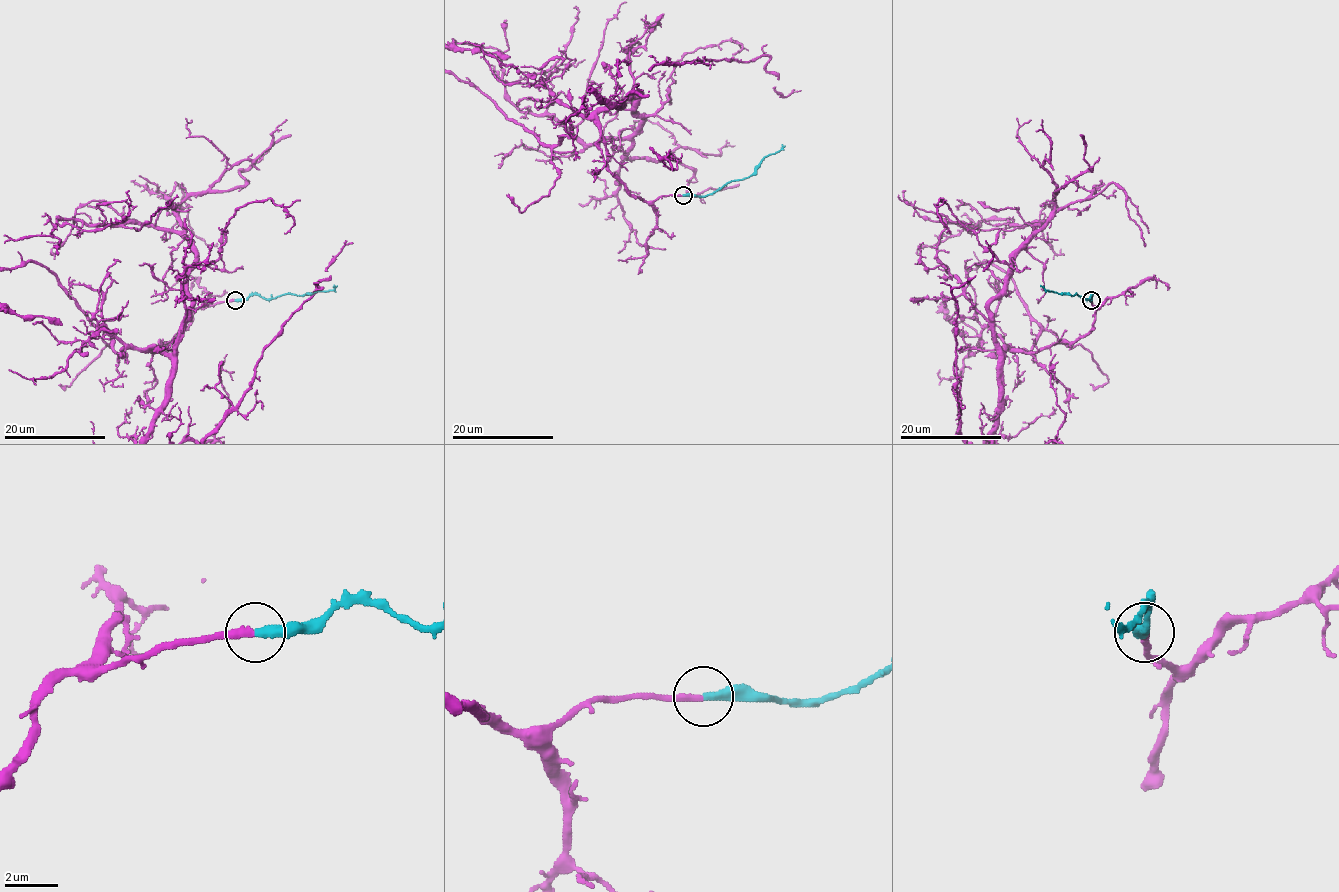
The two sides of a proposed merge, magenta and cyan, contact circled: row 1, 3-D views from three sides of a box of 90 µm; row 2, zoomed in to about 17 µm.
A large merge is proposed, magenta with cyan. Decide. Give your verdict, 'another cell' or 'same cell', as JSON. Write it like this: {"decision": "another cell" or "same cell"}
{"decision": "same cell"}

